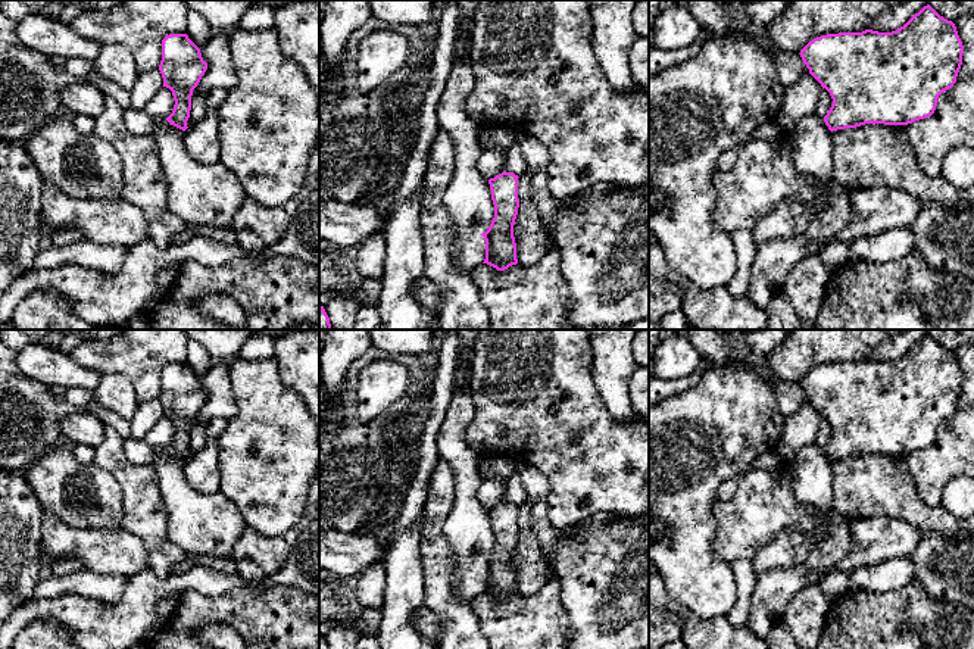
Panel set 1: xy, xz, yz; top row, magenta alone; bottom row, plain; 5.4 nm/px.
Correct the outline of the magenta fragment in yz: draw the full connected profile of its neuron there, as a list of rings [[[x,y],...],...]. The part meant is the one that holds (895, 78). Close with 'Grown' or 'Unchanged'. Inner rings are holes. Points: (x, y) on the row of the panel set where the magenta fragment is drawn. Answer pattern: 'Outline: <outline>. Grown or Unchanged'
Outline: [[[927,4],[896,31],[827,34],[809,41],[799,54],[833,99],[824,116],[833,132],[865,124],[908,125],[931,116],[939,96],[956,82],[962,53],[955,24]]]. Unchanged

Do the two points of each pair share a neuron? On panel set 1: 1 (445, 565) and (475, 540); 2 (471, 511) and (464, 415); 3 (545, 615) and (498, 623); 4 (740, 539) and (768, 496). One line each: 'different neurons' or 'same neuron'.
1: different neurons
2: same neuron
3: same neuron
4: same neuron

